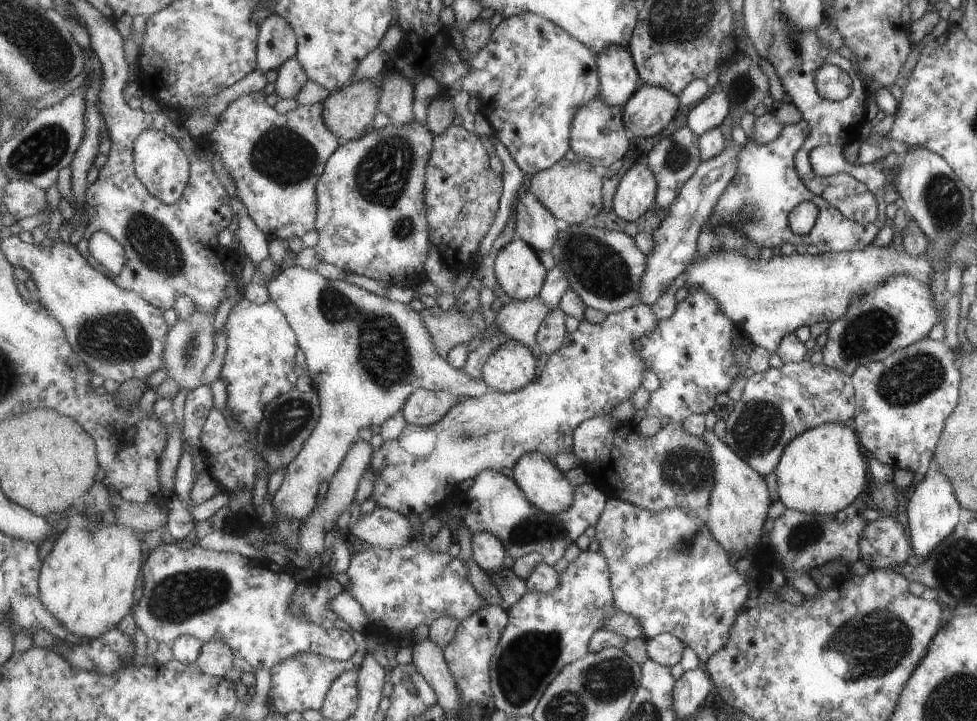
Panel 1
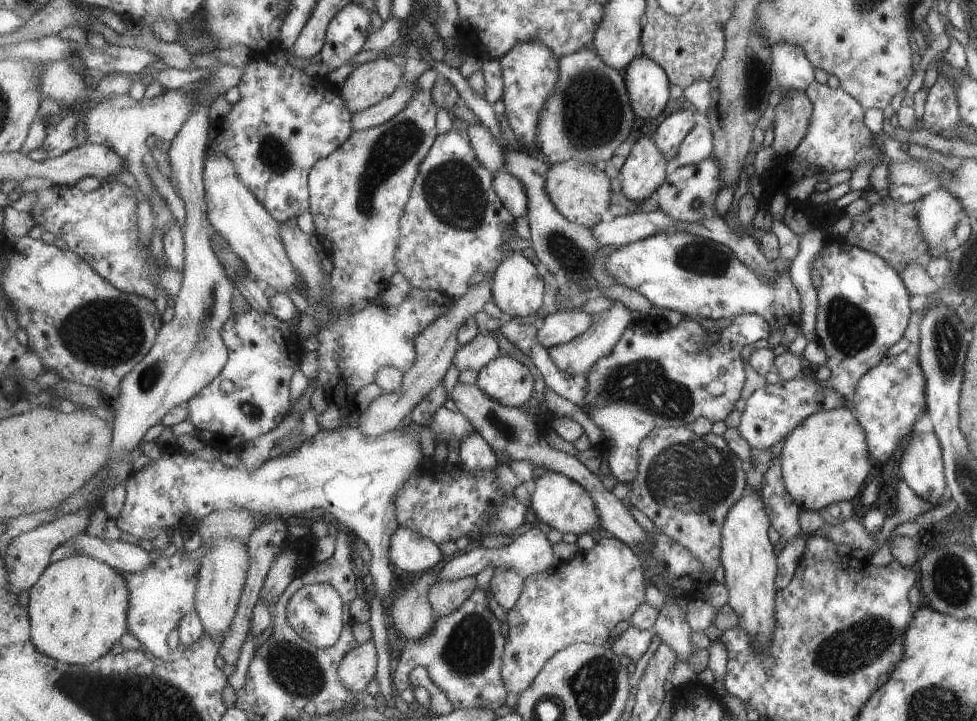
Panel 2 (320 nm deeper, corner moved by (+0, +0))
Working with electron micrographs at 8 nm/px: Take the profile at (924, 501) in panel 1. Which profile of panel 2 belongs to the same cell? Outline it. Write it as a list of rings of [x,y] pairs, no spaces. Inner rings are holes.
[[[932,431],[918,434],[911,442],[904,445],[902,460],[899,463],[898,475],[914,490],[921,498],[924,498],[929,507],[940,504],[942,493],[946,492],[944,479],[944,464],[941,464],[942,450],[939,450],[937,439]]]

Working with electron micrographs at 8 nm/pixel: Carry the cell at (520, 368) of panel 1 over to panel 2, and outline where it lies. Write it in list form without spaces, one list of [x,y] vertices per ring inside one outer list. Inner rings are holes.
[[[509,356],[493,359],[478,373],[478,385],[505,406],[525,407],[531,403],[535,378],[527,366]]]

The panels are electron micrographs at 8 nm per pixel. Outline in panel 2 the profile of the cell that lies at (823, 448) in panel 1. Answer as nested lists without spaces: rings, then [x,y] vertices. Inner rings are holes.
[[[845,405],[805,417],[785,436],[779,455],[786,491],[799,510],[818,511],[825,505],[852,499],[871,468],[867,447],[863,427]]]

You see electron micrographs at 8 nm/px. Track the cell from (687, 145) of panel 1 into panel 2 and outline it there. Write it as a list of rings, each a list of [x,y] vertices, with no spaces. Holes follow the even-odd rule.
[[[689,109],[676,111],[664,119],[653,137],[667,159],[676,158],[681,143],[692,132],[695,125],[695,114]]]

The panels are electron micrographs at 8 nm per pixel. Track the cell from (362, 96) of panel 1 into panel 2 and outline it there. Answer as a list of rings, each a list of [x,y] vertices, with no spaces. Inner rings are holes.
[[[380,57],[374,61],[359,65],[349,75],[343,88],[338,90],[349,110],[358,113],[390,97],[403,84],[403,71],[402,66],[393,63],[390,58]]]

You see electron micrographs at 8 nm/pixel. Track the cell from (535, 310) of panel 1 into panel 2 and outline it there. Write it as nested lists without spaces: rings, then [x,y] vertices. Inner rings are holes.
[[[481,332],[469,344],[460,345],[453,362],[459,372],[470,368],[479,373],[489,362],[499,356],[501,356],[499,342],[493,338],[493,334]]]

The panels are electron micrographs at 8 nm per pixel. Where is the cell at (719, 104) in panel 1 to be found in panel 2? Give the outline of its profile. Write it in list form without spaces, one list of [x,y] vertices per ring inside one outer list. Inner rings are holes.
[[[695,125],[691,133],[681,143],[676,156],[677,168],[696,165],[710,157],[712,151],[712,132],[707,126]]]

